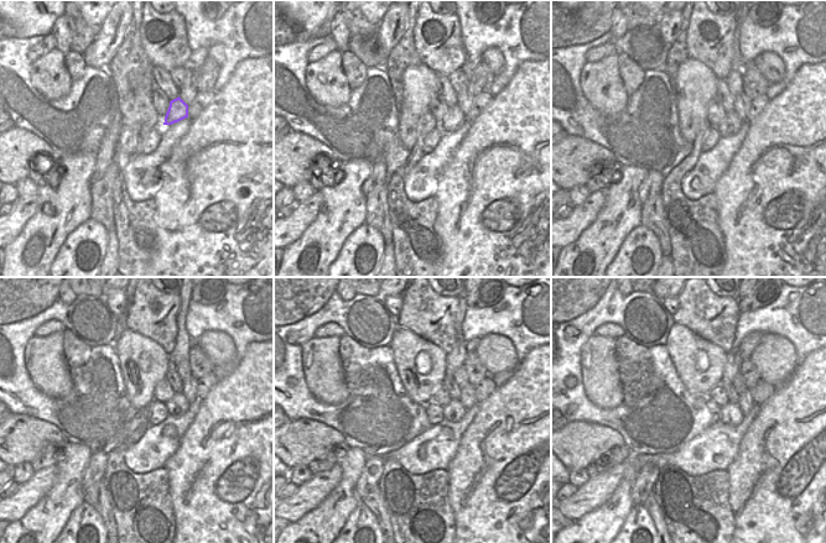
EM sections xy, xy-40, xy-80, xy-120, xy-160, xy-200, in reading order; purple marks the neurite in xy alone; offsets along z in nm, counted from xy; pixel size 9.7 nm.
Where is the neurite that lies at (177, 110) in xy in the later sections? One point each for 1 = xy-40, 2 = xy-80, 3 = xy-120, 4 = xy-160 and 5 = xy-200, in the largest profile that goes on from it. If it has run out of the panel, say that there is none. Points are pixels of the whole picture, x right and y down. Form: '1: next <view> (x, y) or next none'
1: next xy-40 (453, 119)
2: next xy-80 (731, 124)
3: next xy-120 (177, 405)
4: next xy-160 (453, 412)
5: next xy-200 (731, 414)

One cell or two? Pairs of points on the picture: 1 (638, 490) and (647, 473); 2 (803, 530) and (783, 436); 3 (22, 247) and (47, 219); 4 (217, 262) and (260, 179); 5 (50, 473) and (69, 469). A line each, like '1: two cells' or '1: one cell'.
1: one cell
2: one cell
3: one cell
4: one cell
5: two cells

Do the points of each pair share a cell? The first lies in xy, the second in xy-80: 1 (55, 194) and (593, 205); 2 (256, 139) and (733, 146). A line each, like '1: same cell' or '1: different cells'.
1: different cells
2: different cells

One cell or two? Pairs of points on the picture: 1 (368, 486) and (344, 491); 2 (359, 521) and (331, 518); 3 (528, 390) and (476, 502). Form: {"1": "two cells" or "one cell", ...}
{"1": "two cells", "2": "two cells", "3": "one cell"}

